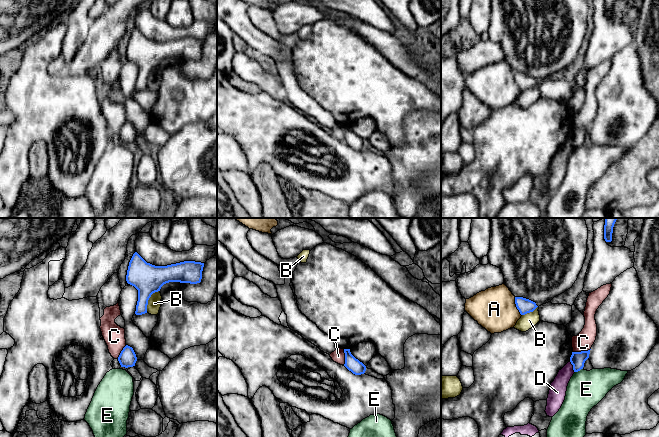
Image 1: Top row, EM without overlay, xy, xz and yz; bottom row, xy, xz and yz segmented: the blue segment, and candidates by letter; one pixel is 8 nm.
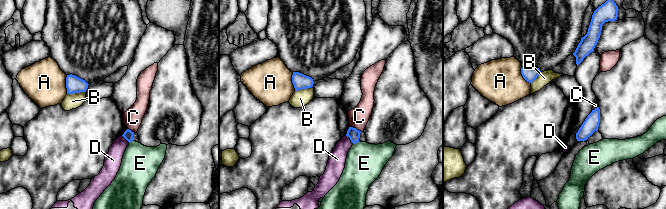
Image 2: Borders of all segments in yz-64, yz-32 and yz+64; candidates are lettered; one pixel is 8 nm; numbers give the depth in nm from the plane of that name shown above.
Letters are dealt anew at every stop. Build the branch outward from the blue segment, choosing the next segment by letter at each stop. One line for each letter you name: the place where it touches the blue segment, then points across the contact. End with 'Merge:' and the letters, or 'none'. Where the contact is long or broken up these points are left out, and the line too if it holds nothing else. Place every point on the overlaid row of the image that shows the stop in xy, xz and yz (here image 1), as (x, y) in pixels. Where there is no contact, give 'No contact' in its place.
Merge: none

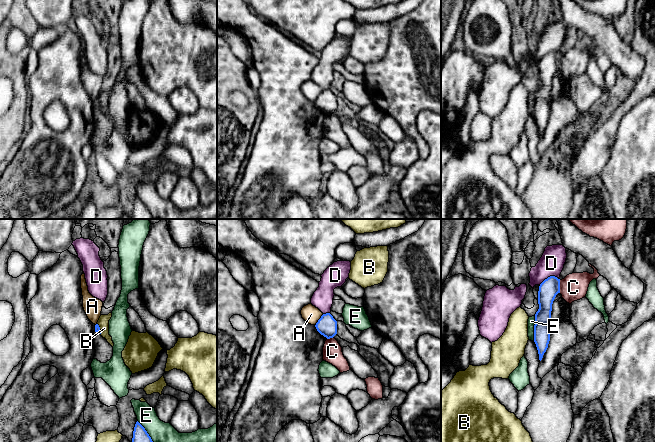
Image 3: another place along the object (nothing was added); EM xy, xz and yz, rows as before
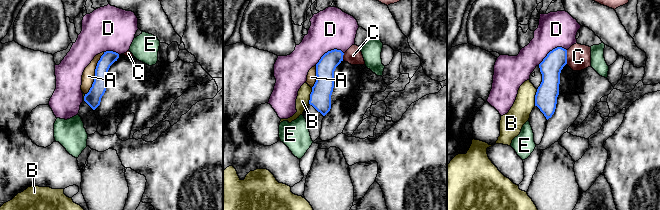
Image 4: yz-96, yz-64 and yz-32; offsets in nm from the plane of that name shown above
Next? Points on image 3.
Merge: none

